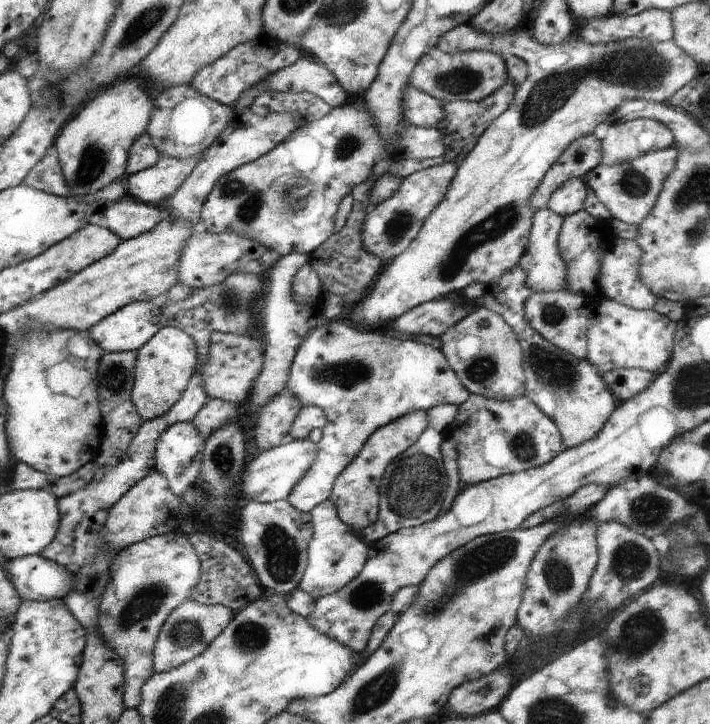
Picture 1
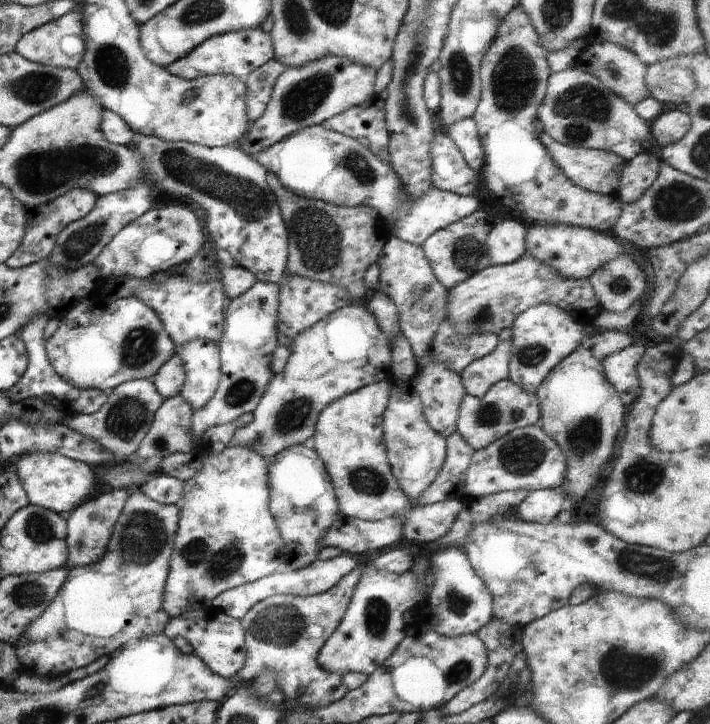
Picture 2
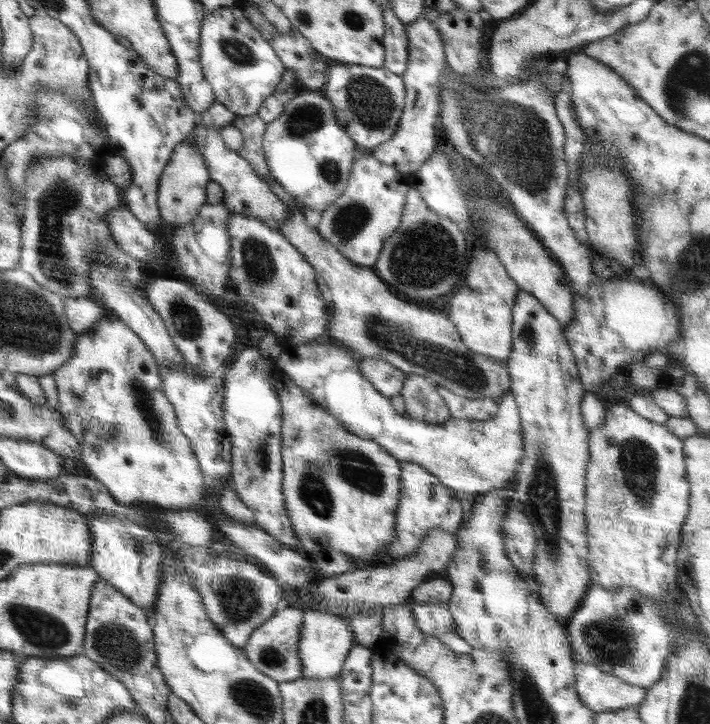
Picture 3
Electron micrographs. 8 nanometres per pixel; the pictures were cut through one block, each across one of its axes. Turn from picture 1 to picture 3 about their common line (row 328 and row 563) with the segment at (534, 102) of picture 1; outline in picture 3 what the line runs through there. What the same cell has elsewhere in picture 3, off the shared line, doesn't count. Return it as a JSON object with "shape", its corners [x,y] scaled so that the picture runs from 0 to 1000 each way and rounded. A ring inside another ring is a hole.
{"shape":[[[389,515],[386,522],[386,536],[392,544],[394,561],[399,565],[396,583],[396,633],[399,637],[399,664],[397,682],[401,693],[401,703],[406,709],[413,733],[421,746],[430,765],[446,762],[449,758],[470,758],[483,762],[499,773],[508,775],[513,779],[530,776],[530,768],[544,767],[542,754],[555,743],[556,735],[556,704],[562,698],[562,685],[565,678],[563,653],[566,638],[546,627],[531,610],[520,605],[507,605],[493,595],[487,594],[463,569],[459,569],[451,559],[445,559],[439,550],[428,537],[423,537],[404,519]]]}

